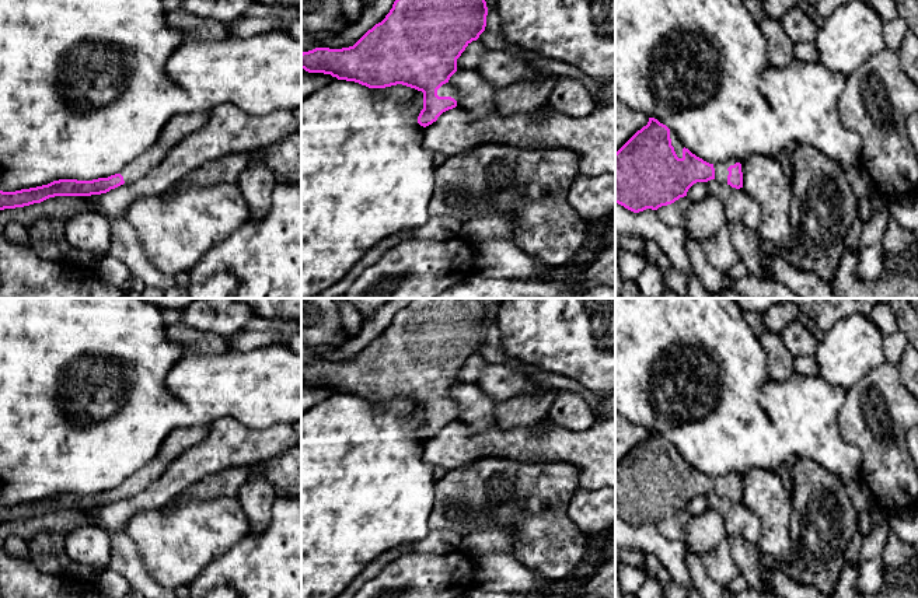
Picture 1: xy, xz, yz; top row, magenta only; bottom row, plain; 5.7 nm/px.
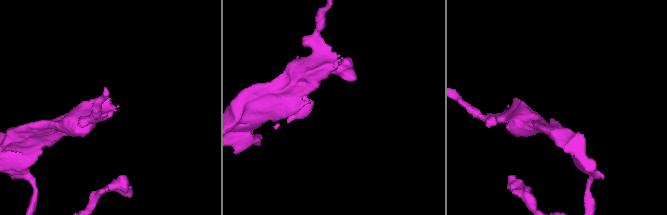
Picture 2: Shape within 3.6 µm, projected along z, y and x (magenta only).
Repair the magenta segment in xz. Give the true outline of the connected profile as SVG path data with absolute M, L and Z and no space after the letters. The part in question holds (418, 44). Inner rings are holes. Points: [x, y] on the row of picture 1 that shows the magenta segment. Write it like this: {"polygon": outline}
{"polygon": "M395 0L385 18L369 29L353 46L315 48L301 53L301 69L369 88L402 84L423 92L418 123L423 127L458 105L460 95L448 83L457 71L457 59L486 27L485 0Z"}

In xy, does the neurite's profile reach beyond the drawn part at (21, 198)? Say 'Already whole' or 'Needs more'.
Needs more

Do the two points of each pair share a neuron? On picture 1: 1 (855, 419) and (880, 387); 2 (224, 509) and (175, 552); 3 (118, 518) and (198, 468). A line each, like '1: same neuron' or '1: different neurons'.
1: same neuron
2: same neuron
3: same neuron

